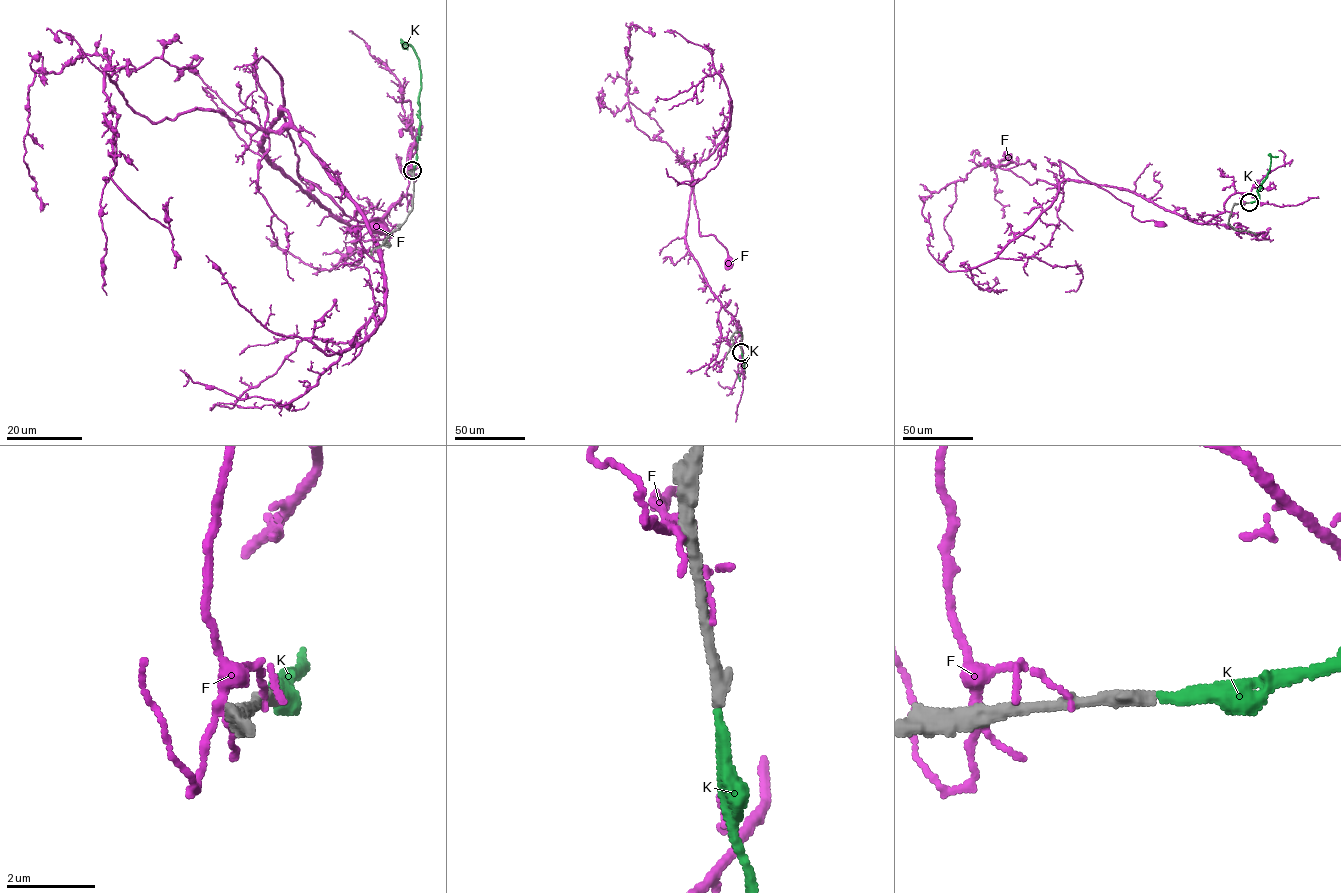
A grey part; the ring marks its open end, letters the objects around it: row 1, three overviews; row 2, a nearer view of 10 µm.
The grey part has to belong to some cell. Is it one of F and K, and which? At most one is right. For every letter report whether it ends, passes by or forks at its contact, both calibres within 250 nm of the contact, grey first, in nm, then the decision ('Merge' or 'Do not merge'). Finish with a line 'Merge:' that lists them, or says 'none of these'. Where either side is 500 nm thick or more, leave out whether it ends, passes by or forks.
F: It ends there. Thickness 220 nm (grey) against 110 nm. Do not merge
K: It ends there. Thickness 320 nm (grey) against 240 nm. Merge
Merge: K

